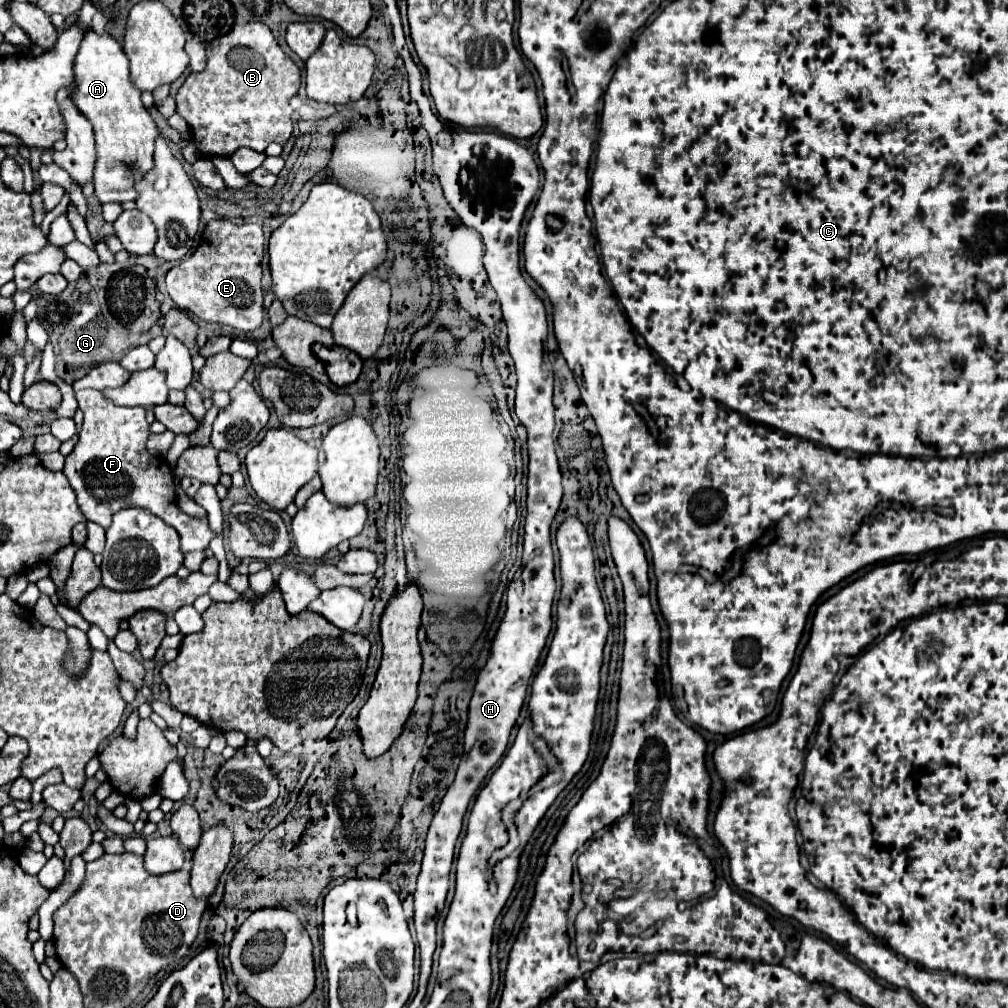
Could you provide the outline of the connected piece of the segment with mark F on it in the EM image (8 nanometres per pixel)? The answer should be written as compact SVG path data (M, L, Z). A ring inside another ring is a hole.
M80 390L76 392L76 400L84 412L84 422L80 438L74 450L66 456L62 472L78 496L78 506L84 516L90 522L108 528L118 510L148 508L166 524L176 528L182 554L208 548L208 542L214 536L208 528L208 520L192 518L176 506L174 476L168 462L150 454L146 448L150 430L144 418L144 408L116 406L104 400L100 390Z

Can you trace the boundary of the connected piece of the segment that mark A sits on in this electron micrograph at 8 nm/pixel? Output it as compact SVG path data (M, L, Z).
M88 30L74 60L74 82L76 92L72 92L72 102L94 126L96 136L98 160L94 174L94 194L98 202L106 204L134 200L136 192L132 188L132 178L126 166L136 164L142 168L142 172L152 168L152 152L158 128L148 110L142 106L140 92L130 82L128 58L120 42L114 40L108 32L96 34L94 30Z

